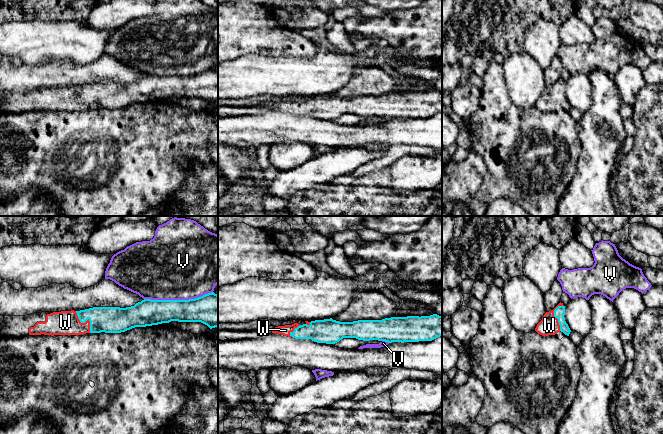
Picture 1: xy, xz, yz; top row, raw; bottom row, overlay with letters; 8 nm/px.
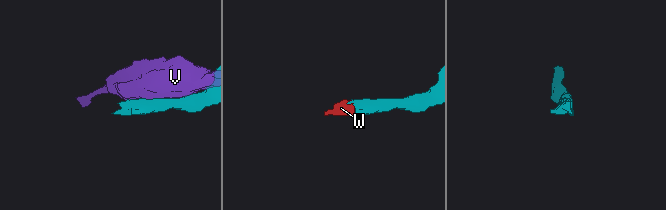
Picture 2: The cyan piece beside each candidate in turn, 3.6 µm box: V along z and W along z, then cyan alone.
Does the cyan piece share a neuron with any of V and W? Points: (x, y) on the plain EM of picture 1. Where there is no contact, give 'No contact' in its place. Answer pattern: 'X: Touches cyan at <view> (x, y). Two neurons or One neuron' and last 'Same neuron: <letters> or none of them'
V: Touches cyan at xy (178, 76). Two neurons
W: Touches cyan at xy (85, 97). One neuron
Same neuron: W

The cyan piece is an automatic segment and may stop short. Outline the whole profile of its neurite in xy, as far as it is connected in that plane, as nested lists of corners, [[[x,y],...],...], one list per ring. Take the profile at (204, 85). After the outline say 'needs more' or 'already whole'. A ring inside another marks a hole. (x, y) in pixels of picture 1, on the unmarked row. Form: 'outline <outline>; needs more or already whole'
outline [[[214,68],[189,76],[144,75],[134,82],[93,83],[80,87],[41,88],[26,92],[4,92],[6,102],[0,106],[0,115],[27,111],[81,111],[86,109],[121,109],[135,103],[146,103],[178,98],[201,98],[210,105],[218,103],[218,71]]]; needs more

